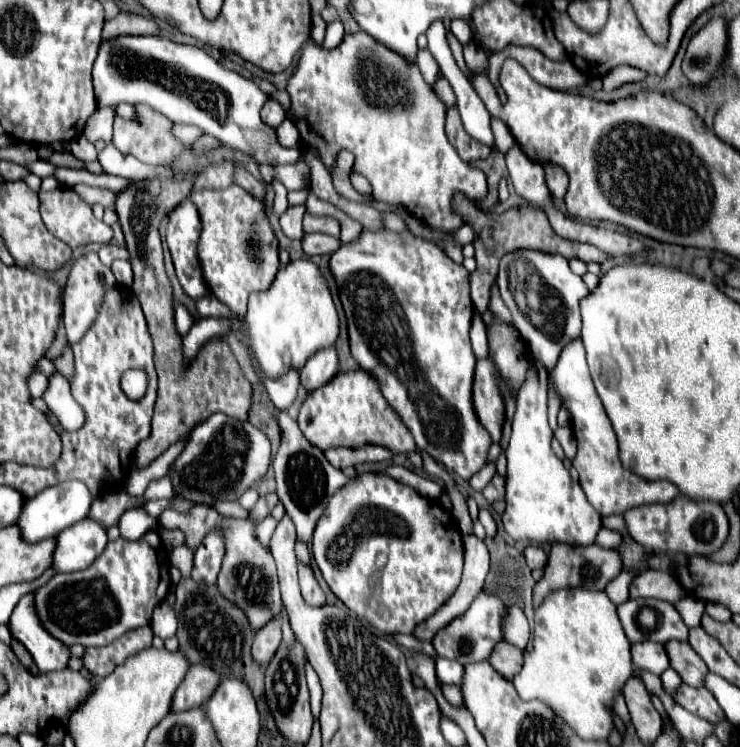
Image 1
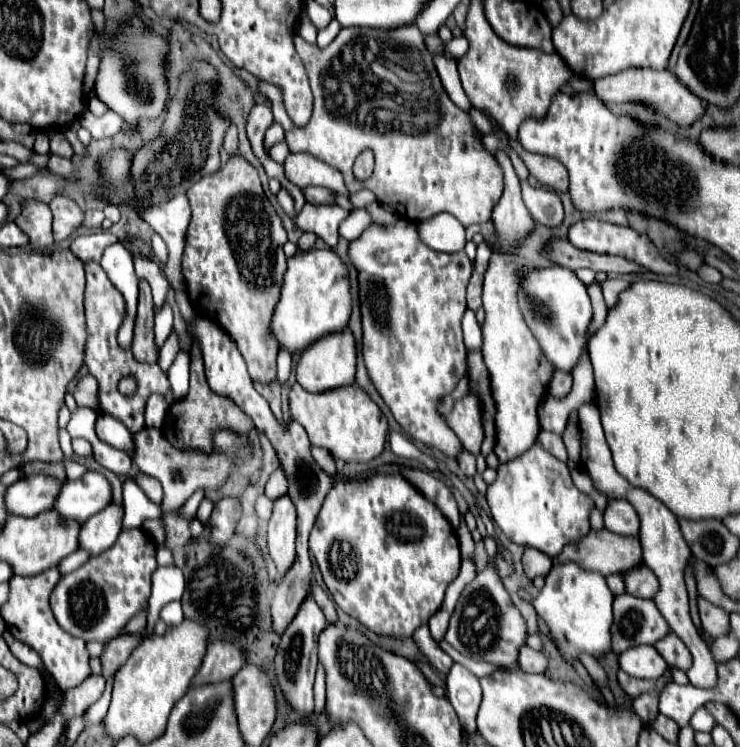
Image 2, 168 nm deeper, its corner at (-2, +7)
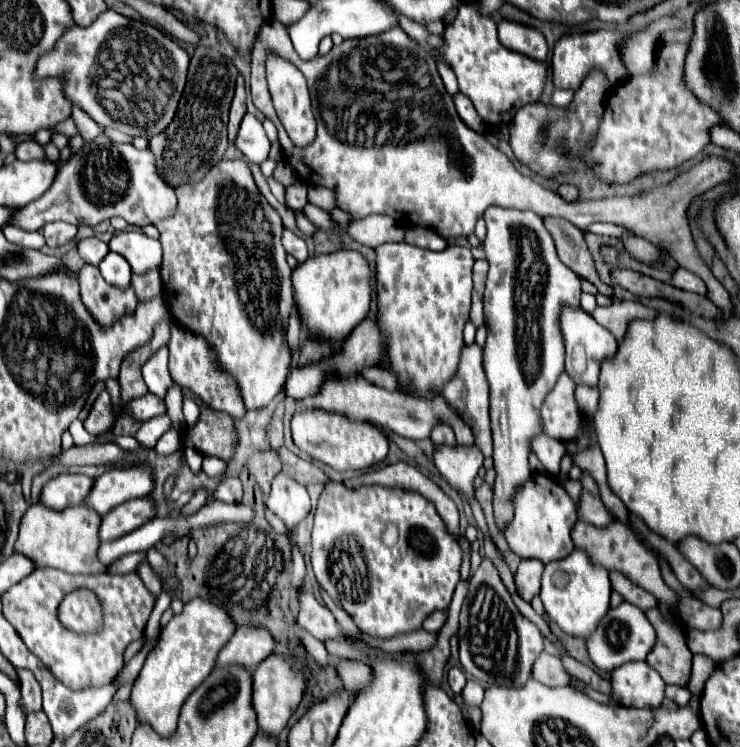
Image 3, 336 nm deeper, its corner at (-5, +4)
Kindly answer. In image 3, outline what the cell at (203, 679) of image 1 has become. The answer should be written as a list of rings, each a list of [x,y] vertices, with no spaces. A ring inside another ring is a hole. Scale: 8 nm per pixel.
[[[240,626],[228,644],[220,650],[216,658],[216,666],[244,666],[252,672],[264,658],[268,658],[274,650],[274,640],[266,628],[258,626]]]

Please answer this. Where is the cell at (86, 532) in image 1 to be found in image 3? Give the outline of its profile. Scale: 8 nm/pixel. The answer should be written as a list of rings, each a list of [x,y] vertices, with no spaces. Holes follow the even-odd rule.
[[[150,498],[128,500],[124,504],[116,506],[112,512],[108,512],[108,516],[102,516],[102,524],[100,524],[100,532],[98,532],[100,542],[116,540],[116,538],[140,528],[154,516],[156,516],[156,504]]]

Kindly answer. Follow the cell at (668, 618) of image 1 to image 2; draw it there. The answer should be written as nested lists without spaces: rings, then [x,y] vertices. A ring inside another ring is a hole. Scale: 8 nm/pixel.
[[[627,593],[615,597],[611,625],[613,653],[623,653],[635,645],[653,645],[665,637],[667,631],[669,629],[653,601],[629,597]]]

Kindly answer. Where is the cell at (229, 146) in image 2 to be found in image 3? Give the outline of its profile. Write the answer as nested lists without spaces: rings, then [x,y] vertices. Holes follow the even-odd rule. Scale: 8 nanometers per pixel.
[[[238,76],[238,84],[236,84],[236,94],[230,106],[230,122],[228,122],[228,142],[232,144],[236,140],[236,132],[240,126],[240,120],[246,114],[246,92],[244,92],[244,78]]]

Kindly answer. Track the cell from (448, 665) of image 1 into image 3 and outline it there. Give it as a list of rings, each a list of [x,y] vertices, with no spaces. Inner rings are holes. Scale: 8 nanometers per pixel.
[[[468,678],[468,684],[462,690],[462,698],[464,698],[466,708],[478,708],[484,700],[484,686],[480,686],[480,682]]]

